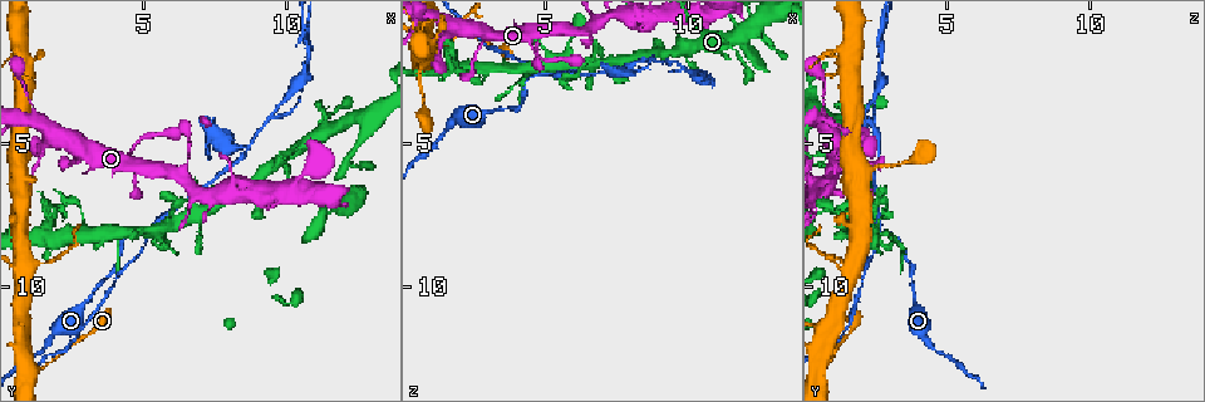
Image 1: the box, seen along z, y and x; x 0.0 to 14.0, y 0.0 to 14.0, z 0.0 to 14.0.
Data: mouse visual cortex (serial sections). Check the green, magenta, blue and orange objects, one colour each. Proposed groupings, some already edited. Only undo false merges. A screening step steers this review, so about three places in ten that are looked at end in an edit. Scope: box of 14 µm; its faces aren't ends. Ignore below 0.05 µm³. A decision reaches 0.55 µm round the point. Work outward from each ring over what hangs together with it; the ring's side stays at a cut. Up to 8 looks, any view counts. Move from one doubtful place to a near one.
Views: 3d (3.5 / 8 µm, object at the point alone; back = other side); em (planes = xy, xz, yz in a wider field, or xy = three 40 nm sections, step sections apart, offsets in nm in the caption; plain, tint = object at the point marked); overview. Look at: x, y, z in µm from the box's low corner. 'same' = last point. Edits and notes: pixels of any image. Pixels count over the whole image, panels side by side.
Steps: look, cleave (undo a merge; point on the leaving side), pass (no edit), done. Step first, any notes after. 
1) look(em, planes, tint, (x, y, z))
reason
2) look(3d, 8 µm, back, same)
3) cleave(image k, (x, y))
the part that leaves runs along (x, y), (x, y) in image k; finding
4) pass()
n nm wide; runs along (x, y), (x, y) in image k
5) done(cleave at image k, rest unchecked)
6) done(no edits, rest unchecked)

look(3d, 3.5 µm, (1.7, 11.9, 4.4))
sudden change in width

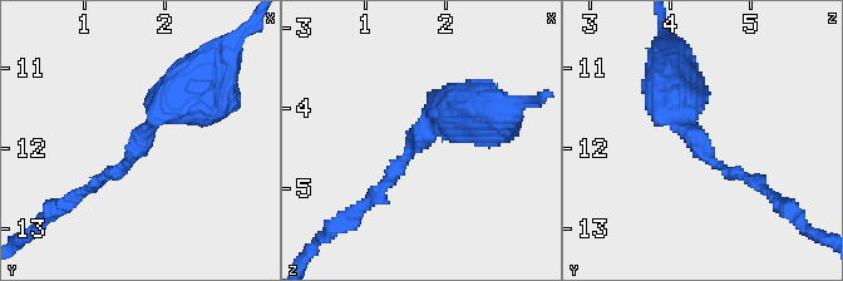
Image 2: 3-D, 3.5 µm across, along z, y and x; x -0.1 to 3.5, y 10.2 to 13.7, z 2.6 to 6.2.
look(em, xy, step 3, tint, (1.70, 11.95, 4.40))

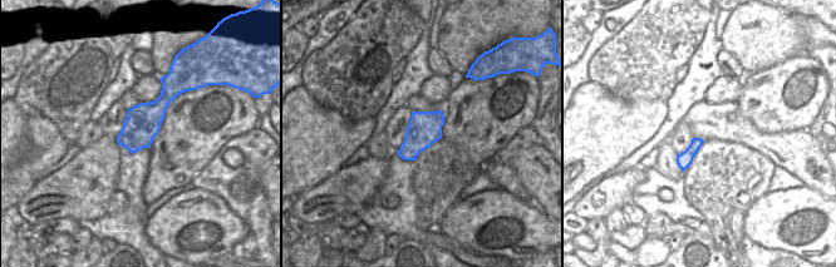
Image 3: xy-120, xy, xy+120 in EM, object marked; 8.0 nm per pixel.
pass()
280 nm wide; runs along (202, 80), (94, 185) in image 2; continuous, no second cell

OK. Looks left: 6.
look(3d, 3.5 µm, (5.2, 8.2, 2.7))
abrupt turn

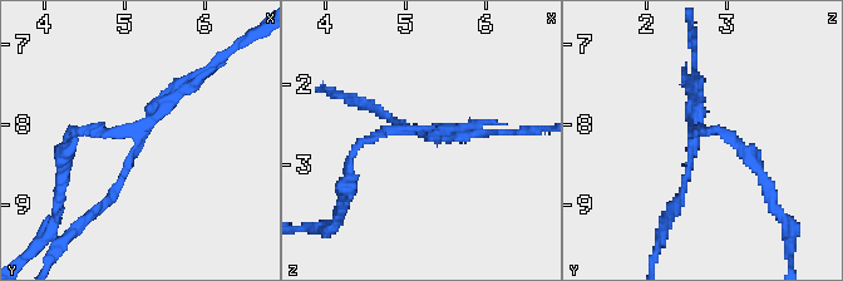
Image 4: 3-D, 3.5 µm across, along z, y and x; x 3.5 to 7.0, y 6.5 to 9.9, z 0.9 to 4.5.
look(em, xy, step 5, tint, (5.15, 8.15, 2.60))
3 arms; arms of 100, 100, 150 nm; shape alone is not enough

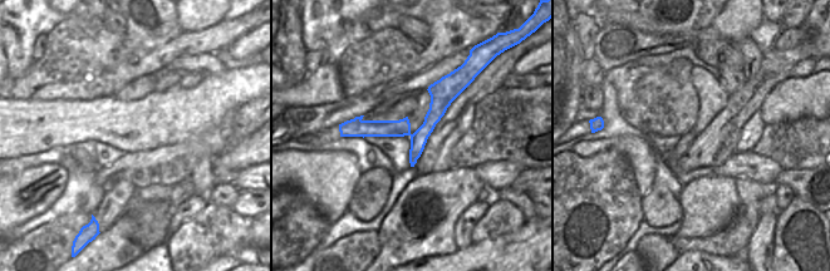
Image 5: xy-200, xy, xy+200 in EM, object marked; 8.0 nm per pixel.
cleave(image 4, (691, 42))
140 nm wide; the part that leaves runs along (695, 119), (695, 50) in image 4; two cells meet here

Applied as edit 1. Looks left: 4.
look(overview)

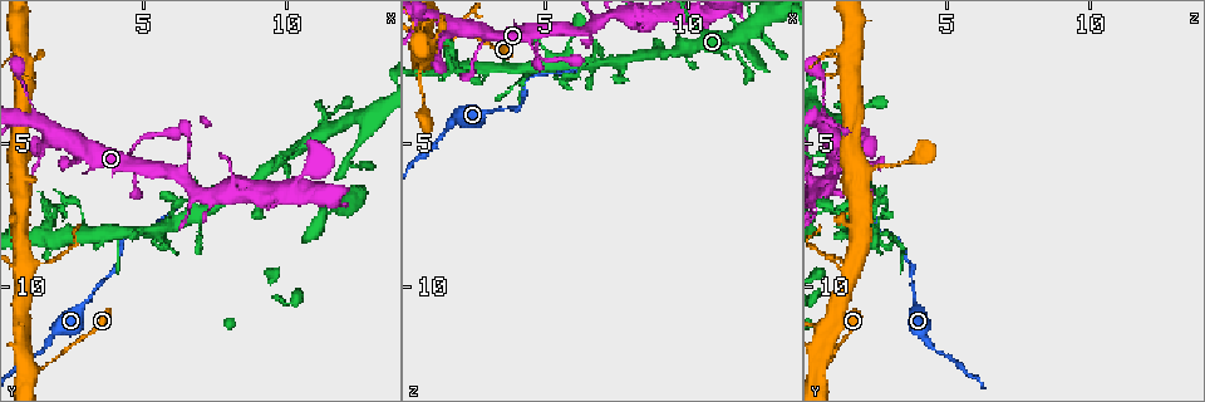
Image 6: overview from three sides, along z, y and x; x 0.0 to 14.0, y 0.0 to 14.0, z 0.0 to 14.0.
look(3d, 3.5 µm, (1.2, 9.3, 1.8))
sudden change in width

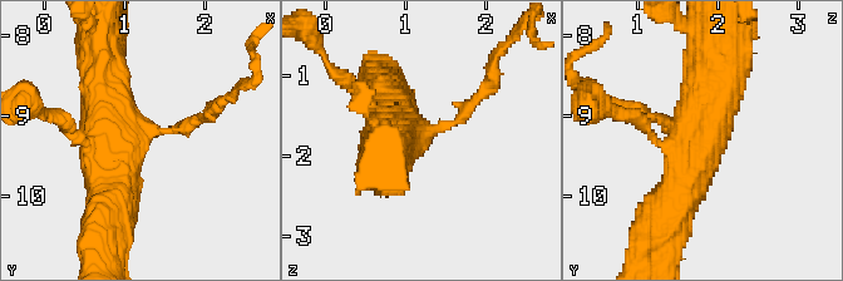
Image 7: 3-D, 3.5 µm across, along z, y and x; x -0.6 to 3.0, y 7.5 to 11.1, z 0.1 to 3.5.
look(em, planes, tint, (1.15, 9.20, 1.75))

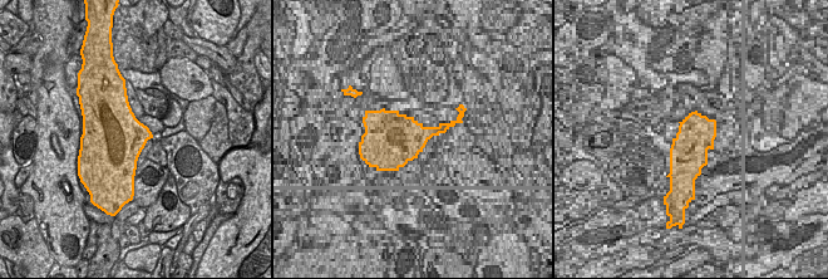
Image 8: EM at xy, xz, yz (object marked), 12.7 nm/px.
look(em, xy, step 3, tint, same)
cut it another way

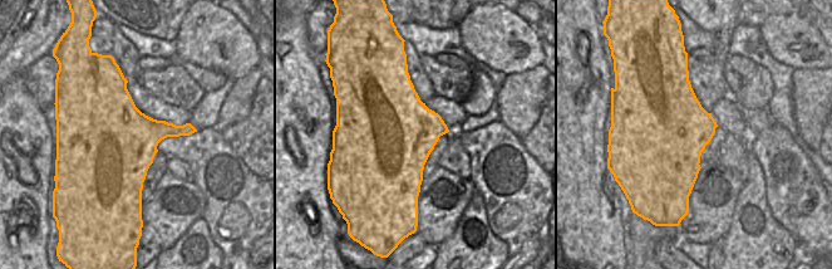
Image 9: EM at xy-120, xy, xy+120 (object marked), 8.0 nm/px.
cleave(image 7, (195, 121))
border along (178, 126), (175, 136) in image 9; a second cell is stuck on

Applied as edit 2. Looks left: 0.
done(cleave at image 4, cleave at image 7, rest unchecked)

